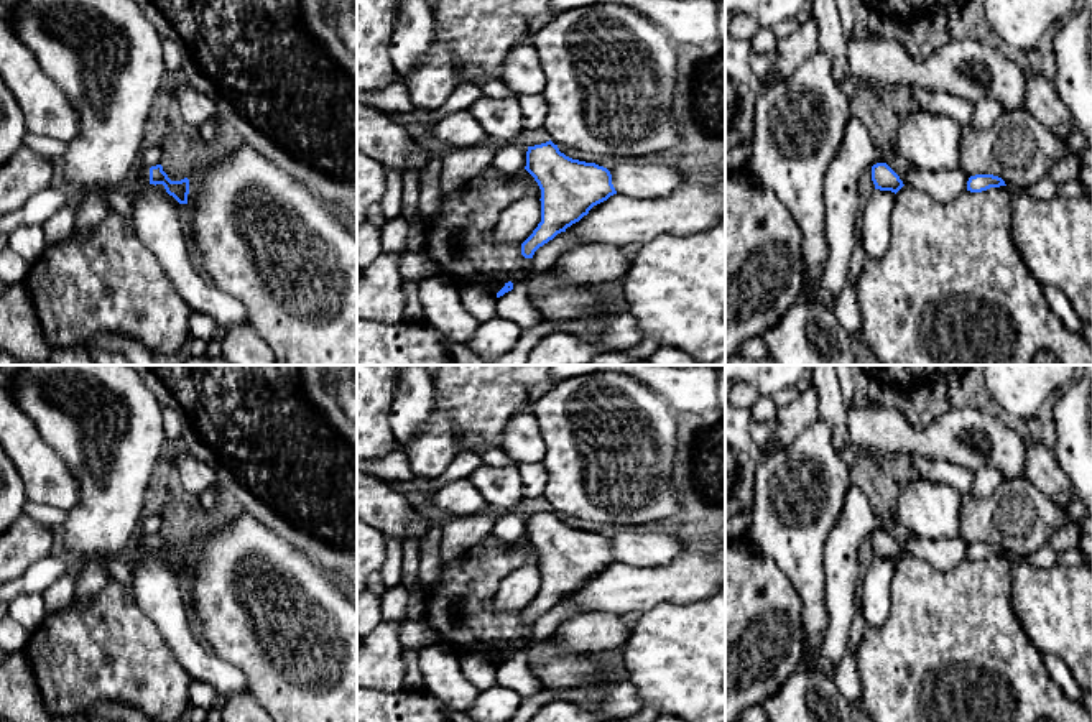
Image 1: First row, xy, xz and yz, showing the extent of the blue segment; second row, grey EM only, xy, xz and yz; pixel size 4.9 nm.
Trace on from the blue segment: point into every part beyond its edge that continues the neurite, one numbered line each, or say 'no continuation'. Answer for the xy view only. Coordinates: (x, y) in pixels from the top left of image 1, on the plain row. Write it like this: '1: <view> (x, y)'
1: xy (140, 543)

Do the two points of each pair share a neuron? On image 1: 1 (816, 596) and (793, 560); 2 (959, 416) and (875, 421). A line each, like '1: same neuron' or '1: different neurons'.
1: same neuron
2: same neuron

